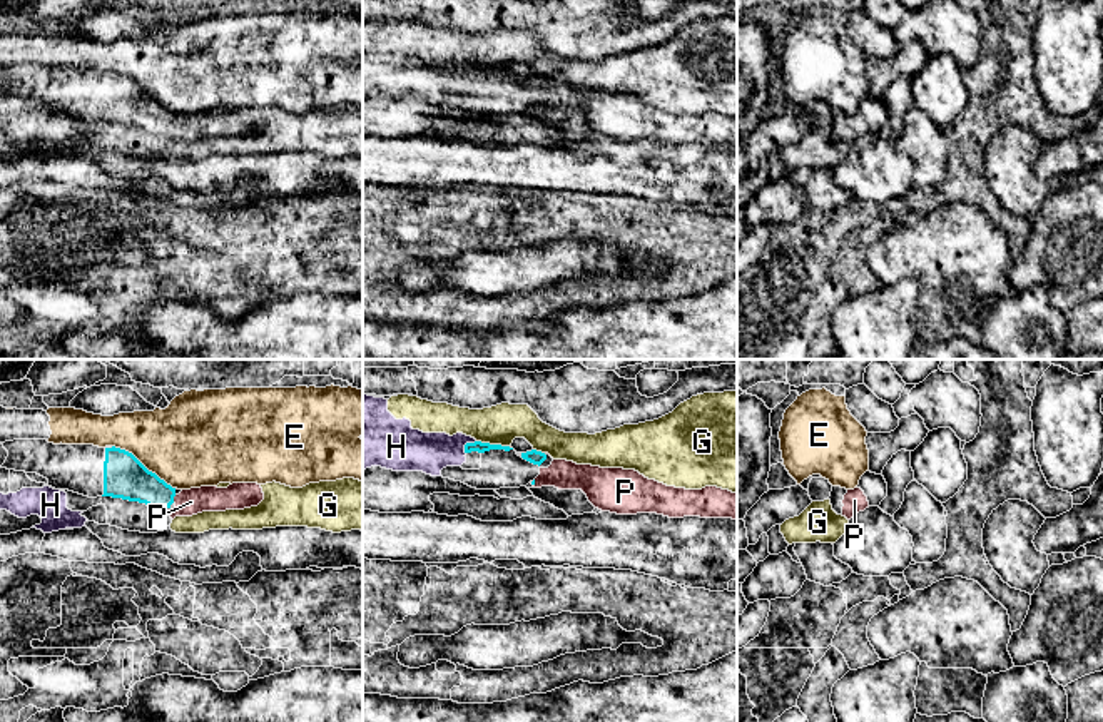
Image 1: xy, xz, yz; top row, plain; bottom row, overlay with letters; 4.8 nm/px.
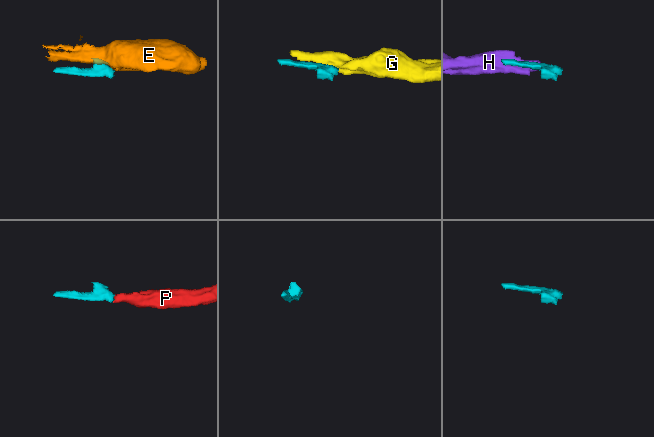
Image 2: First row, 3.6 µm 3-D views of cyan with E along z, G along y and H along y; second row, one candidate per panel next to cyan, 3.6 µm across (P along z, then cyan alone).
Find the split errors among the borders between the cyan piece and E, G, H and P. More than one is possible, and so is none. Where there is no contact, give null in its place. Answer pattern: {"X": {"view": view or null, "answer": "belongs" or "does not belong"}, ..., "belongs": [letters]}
{"E": {"view": "xy", "answer": "does not belong"}, "G": {"view": "xz", "answer": "does not belong"}, "H": {"view": "xz", "answer": "does not belong"}, "P": {"view": "xy", "answer": "belongs"}, "belongs": ["P"]}

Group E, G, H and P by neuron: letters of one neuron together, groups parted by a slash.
E / G H / P

